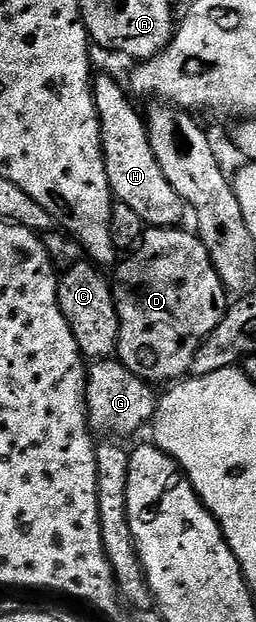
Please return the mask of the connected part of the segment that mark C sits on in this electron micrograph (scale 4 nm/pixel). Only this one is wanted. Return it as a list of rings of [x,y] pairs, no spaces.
[[[80,260],[66,267],[58,275],[59,307],[77,340],[79,350],[87,360],[107,360],[119,348],[119,307],[115,304],[115,291],[100,267]]]

